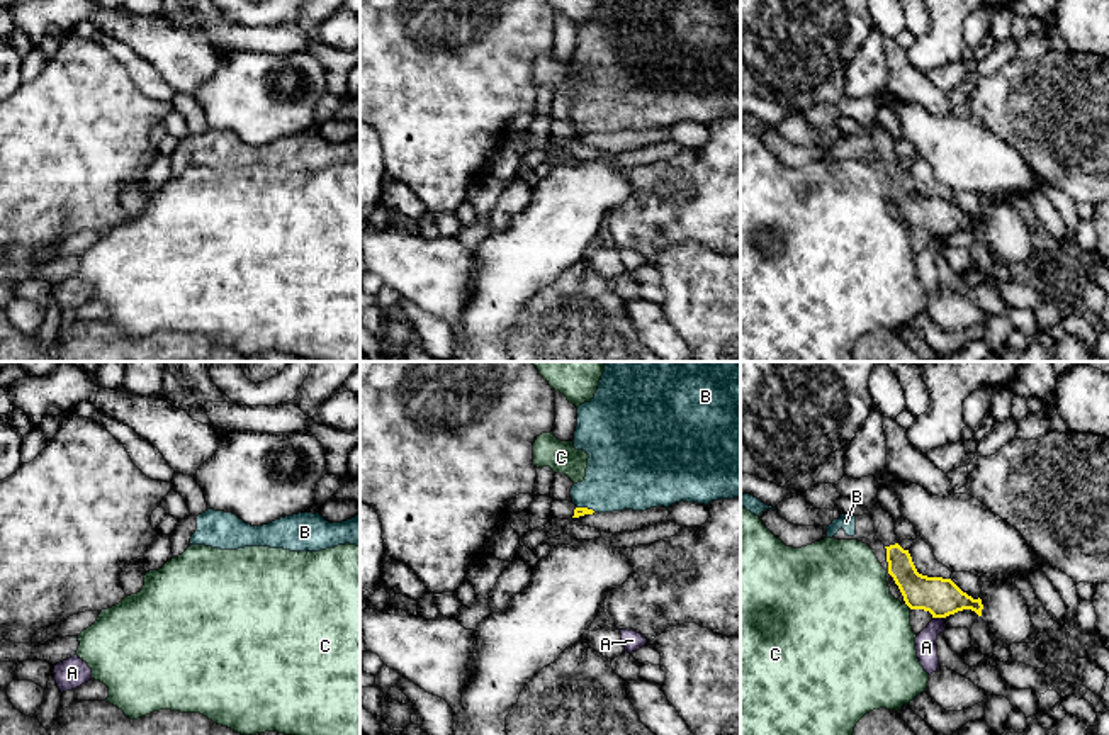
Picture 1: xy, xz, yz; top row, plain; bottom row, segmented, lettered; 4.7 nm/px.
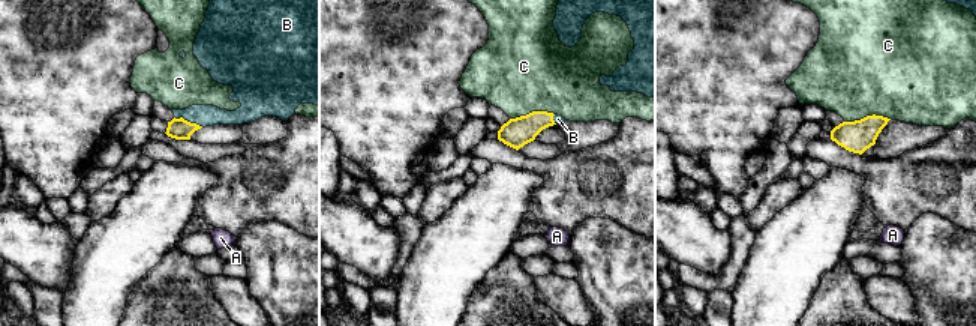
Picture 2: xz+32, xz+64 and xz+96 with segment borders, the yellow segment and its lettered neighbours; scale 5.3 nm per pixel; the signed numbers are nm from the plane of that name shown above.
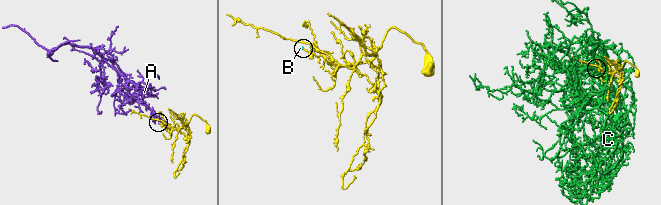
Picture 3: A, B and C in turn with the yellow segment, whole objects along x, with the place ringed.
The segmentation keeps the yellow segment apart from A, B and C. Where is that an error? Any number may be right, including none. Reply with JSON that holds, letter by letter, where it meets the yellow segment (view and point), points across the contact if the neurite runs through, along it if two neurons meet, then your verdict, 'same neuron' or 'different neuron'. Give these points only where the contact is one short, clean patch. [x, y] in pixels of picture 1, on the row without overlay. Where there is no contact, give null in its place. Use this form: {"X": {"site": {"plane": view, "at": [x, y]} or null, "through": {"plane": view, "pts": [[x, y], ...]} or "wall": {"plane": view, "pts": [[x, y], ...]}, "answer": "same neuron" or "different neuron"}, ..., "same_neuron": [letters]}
{"A": {"site": {"plane": "yz", "at": [938, 236]}, "wall": {"plane": "yz", "pts": [[934, 236], [941, 238]]}, "answer": "different neuron"}, "B": {"site": {"plane": "xz", "at": [586, 128]}, "through": {"plane": "xz", "pts": [[579, 131], [586, 128], [624, 90]]}, "answer": "same neuron"}, "C": {"site": {"plane": "yz", "at": [909, 226]}, "wall": {"plane": "yz", "pts": [[906, 223], [911, 228]]}, "answer": "different neuron"}, "same_neuron": ["B"]}

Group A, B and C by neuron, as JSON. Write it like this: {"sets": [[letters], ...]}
{"sets": [["A"], ["B"], ["C"]]}

